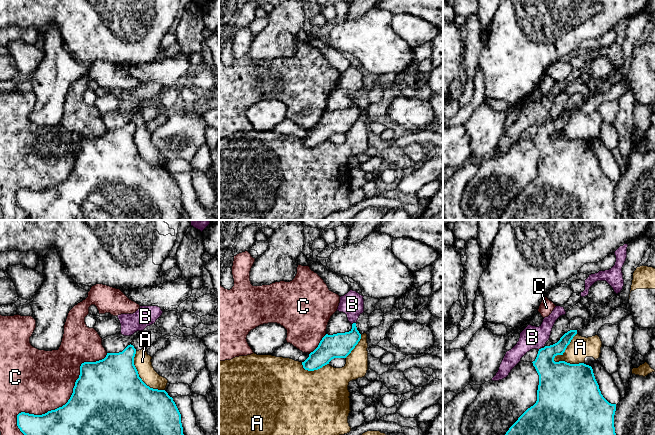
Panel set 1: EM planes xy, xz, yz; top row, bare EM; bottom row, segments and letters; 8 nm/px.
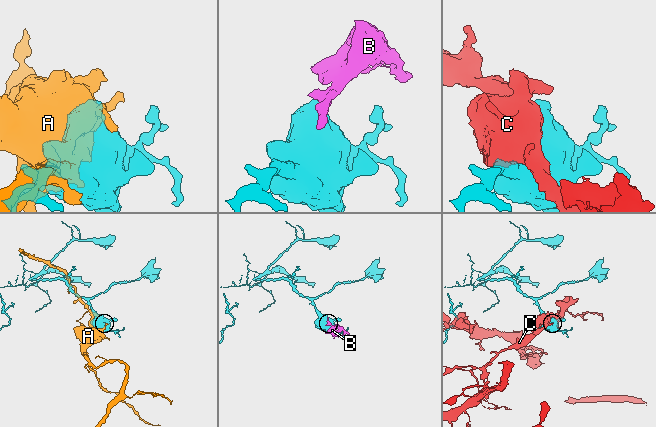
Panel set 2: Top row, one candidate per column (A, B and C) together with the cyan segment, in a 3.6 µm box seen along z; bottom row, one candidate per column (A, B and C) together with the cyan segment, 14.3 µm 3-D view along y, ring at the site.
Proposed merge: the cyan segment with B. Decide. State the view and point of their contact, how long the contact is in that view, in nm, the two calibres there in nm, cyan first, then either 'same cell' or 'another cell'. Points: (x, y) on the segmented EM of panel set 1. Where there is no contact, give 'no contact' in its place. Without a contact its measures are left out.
xz (353, 323) | 40 nm | 200/190 nm | another cell

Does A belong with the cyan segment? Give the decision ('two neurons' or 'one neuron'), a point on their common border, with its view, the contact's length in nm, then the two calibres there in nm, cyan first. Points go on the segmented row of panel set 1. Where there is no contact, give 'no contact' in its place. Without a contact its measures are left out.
two neurons | yz (565, 349) | 300 nm | 300/180 nm

